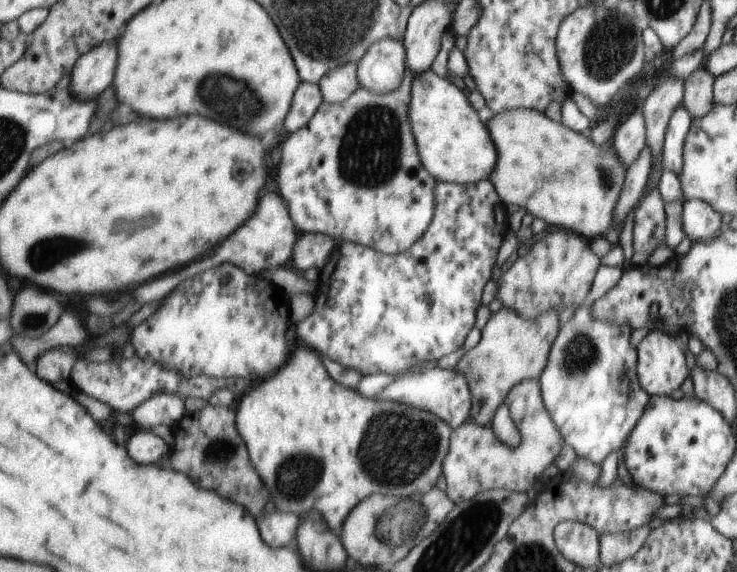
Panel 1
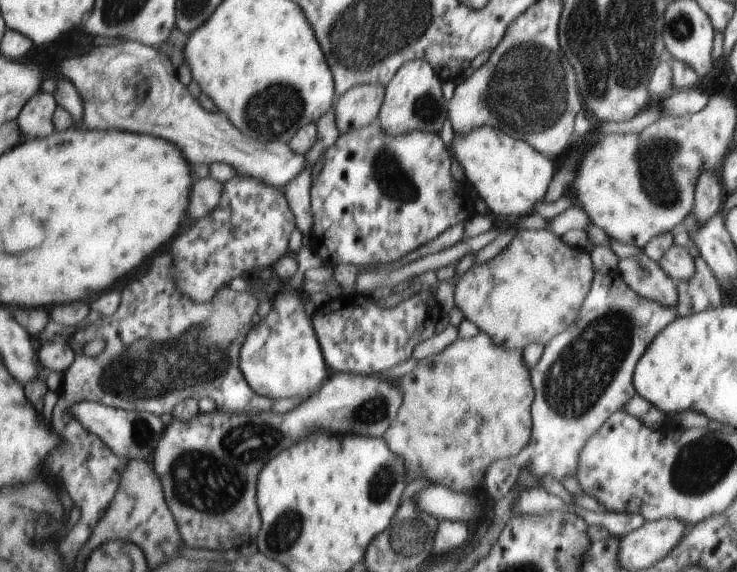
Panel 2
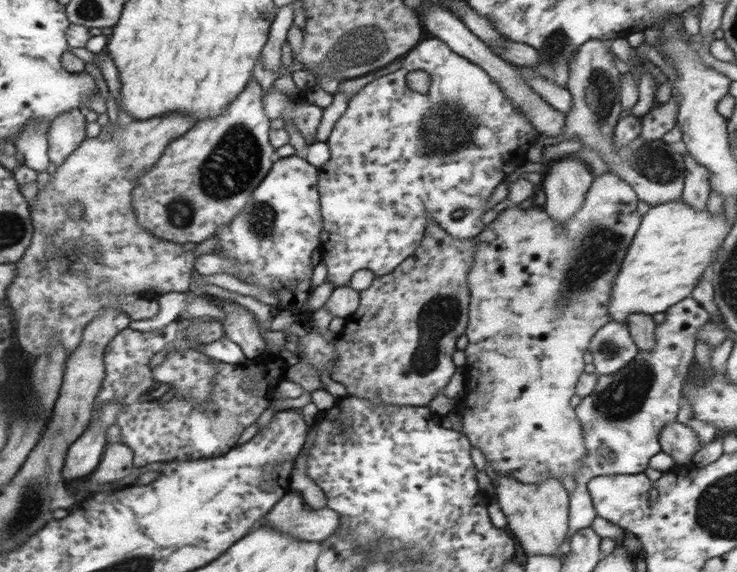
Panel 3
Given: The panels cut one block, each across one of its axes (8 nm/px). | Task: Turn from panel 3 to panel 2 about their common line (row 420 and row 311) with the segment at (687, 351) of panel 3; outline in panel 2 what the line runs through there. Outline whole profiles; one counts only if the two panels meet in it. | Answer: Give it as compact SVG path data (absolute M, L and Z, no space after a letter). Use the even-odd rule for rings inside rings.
M616 270L602 274L597 272L593 287L586 295L585 302L581 306L580 317L556 338L545 344L544 352L538 363L531 368L533 372L533 385L537 389L537 398L533 400L533 434L530 444L517 455L498 459L490 472L486 472L486 490L494 502L502 500L508 495L513 484L522 470L529 471L537 478L543 480L544 476L550 476L554 480L563 482L568 477L577 476L577 470L581 463L581 450L590 438L596 434L602 426L617 411L622 411L625 404L637 394L633 385L633 374L636 363L652 342L652 339L676 320L676 310L662 306L658 301L648 300L625 283L623 274Z

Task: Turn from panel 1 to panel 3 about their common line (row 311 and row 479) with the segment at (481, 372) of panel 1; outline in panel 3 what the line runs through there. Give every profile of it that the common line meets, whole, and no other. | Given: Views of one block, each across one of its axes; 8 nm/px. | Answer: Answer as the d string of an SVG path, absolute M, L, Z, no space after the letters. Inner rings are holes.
M504 474L497 475L497 484L494 484L494 496L498 505L506 515L507 526L514 538L518 539L520 546L527 556L556 556L562 542L566 541L568 530L568 492L562 486L562 481L548 478L540 484L526 484L508 478Z

